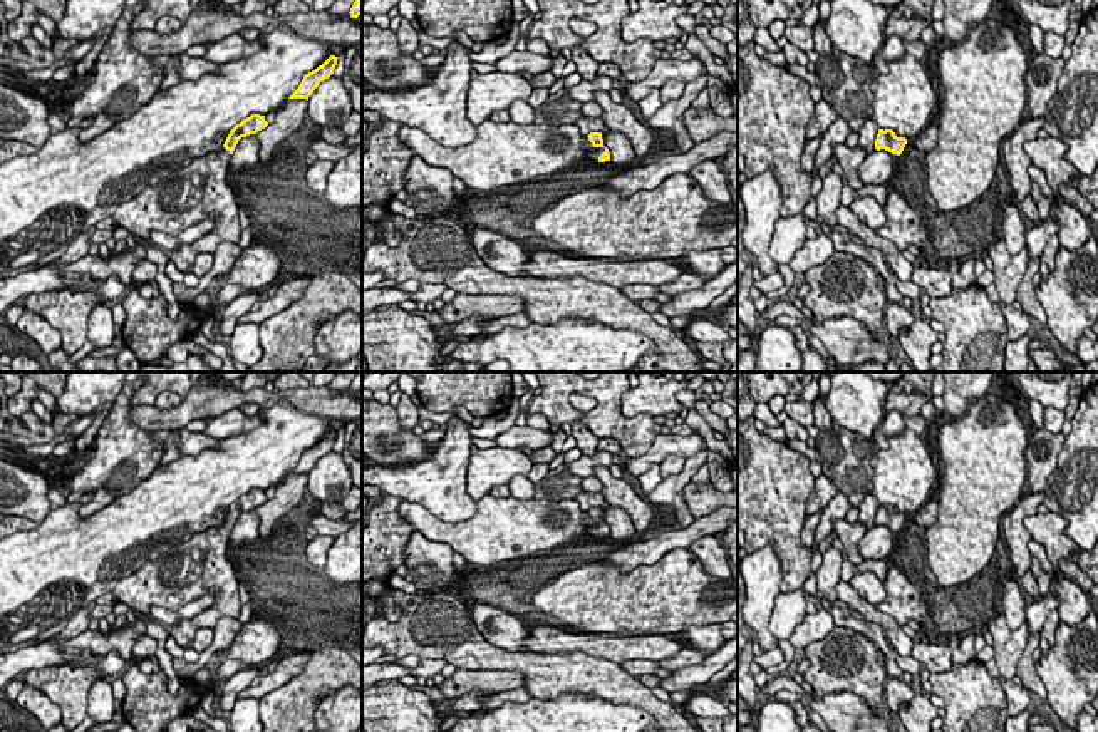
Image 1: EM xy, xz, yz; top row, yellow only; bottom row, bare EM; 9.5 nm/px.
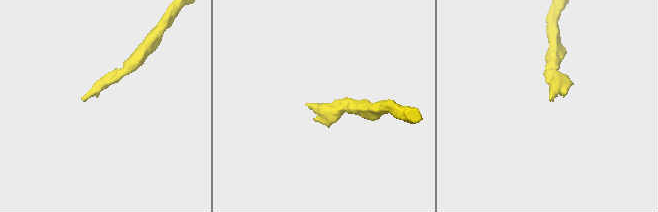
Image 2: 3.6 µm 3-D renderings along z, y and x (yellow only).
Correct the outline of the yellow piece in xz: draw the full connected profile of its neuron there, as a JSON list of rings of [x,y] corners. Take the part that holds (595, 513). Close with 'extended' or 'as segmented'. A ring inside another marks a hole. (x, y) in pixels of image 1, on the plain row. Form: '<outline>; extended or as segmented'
[[[590,508],[587,513],[593,521],[593,526],[588,528],[588,534],[597,538],[610,536],[610,528],[603,521],[602,508]]]; extended

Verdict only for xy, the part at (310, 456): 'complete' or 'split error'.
complete

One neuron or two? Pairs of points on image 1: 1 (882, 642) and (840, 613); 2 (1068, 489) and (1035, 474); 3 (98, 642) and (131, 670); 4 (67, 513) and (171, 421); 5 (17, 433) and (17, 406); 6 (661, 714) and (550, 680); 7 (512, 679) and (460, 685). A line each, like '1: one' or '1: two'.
1: one
2: two
3: two
4: two
5: two
6: one
7: one

